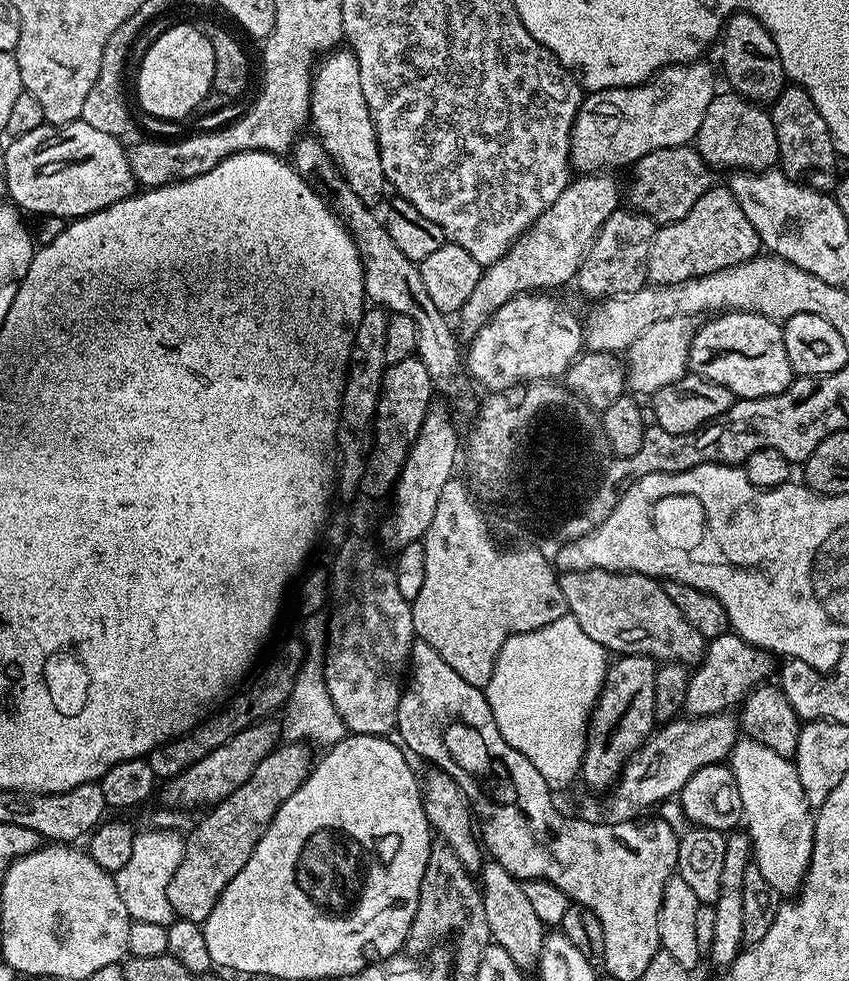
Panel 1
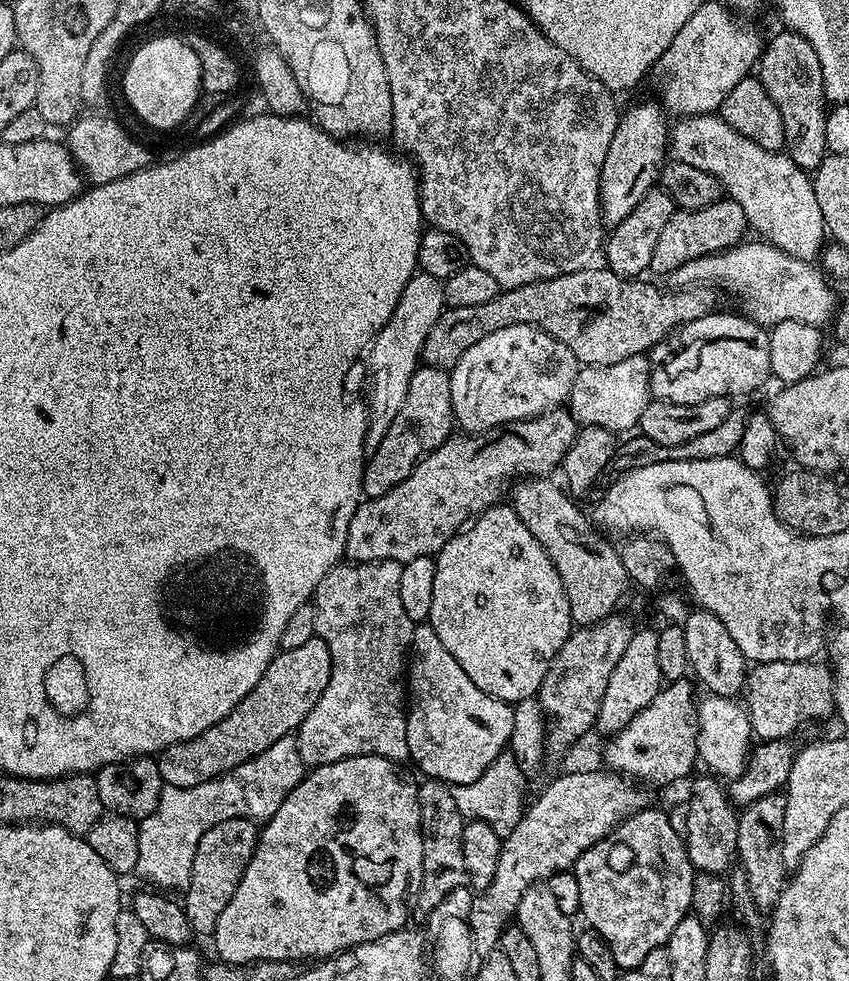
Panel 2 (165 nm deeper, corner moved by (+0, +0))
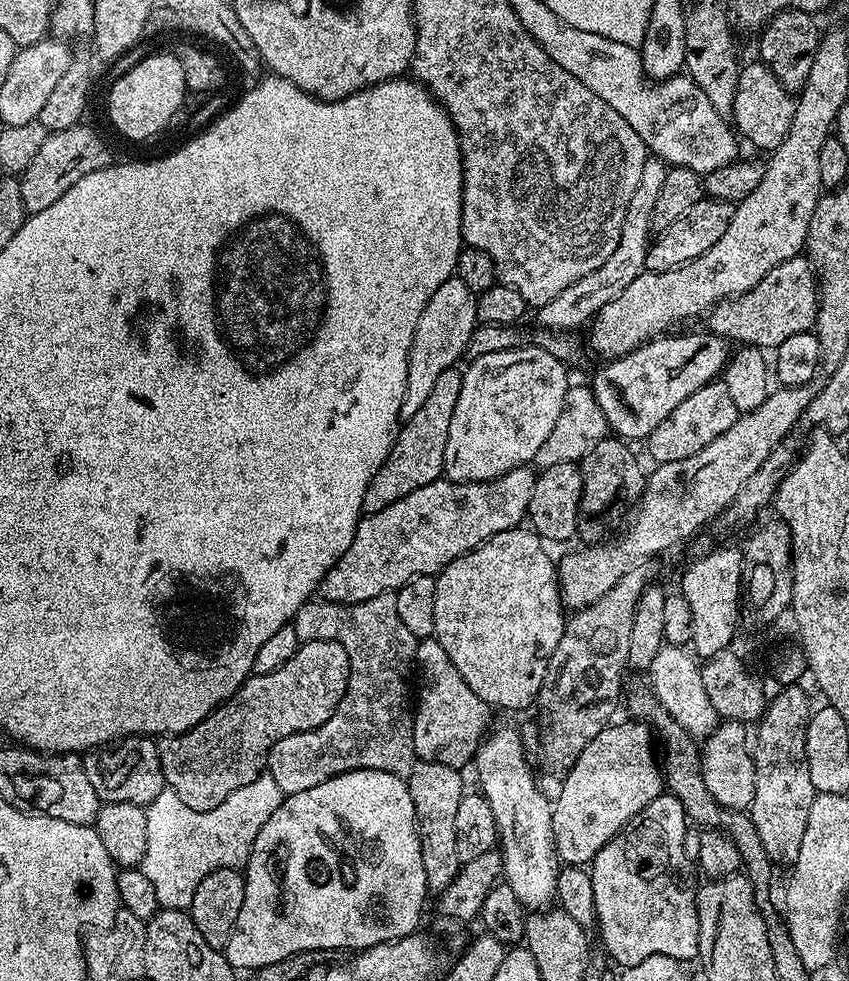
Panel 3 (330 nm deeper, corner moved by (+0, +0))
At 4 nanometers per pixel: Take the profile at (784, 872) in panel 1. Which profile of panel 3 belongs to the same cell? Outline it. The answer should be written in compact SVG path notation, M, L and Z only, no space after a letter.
M665 646L658 650L654 662L646 670L646 676L652 685L650 691L656 701L668 711L670 718L682 726L691 736L707 738L716 729L718 717L710 698L706 698L706 689L702 687L700 668L697 661L680 646Z

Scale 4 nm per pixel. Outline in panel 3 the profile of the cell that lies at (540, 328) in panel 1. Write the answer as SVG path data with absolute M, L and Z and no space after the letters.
M520 347L482 354L471 361L468 369L463 369L462 390L458 390L458 406L454 406L454 418L450 418L450 434L444 451L443 475L447 479L460 484L497 480L510 470L535 461L538 446L542 446L550 430L554 430L570 387L569 369L564 361L554 358L554 354L542 347Z

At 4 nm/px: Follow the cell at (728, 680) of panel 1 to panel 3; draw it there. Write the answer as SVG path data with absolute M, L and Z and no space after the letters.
M635 718L629 721L629 724L609 723L588 743L566 774L562 794L552 804L556 855L565 865L591 865L598 850L665 791L653 729Z

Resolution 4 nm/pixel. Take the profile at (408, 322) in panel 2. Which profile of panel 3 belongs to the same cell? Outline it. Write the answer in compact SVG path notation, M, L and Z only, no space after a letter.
M453 274L449 280L442 282L442 286L438 286L438 290L434 290L426 310L422 310L416 323L416 333L408 355L406 394L400 407L401 421L410 419L414 410L426 402L426 394L430 394L442 370L457 367L461 363L460 355L463 357L467 353L468 342L477 327L476 296L466 286L466 282Z

